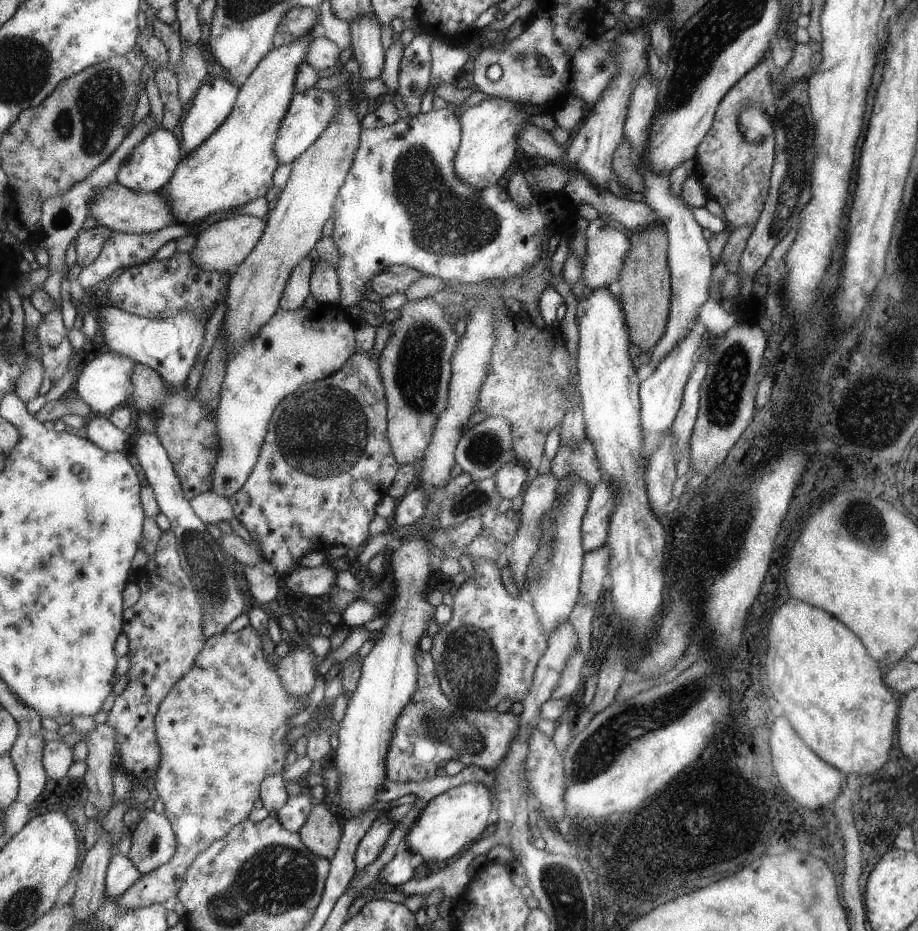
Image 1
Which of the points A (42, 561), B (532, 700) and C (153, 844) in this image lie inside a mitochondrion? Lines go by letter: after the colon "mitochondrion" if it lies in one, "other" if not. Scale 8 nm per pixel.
A: mitochondrion
B: other
C: mitochondrion

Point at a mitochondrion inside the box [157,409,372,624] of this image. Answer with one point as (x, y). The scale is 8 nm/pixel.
(209, 568)

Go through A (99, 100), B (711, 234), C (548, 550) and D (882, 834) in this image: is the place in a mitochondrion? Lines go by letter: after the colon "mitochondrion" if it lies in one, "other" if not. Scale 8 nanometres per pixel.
A: mitochondrion
B: other
C: mitochondrion
D: other

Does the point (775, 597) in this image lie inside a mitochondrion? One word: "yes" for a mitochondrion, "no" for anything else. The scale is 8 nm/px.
no

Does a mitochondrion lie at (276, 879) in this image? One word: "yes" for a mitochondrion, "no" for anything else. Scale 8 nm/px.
yes

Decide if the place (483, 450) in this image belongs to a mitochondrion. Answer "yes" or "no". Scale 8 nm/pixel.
yes

